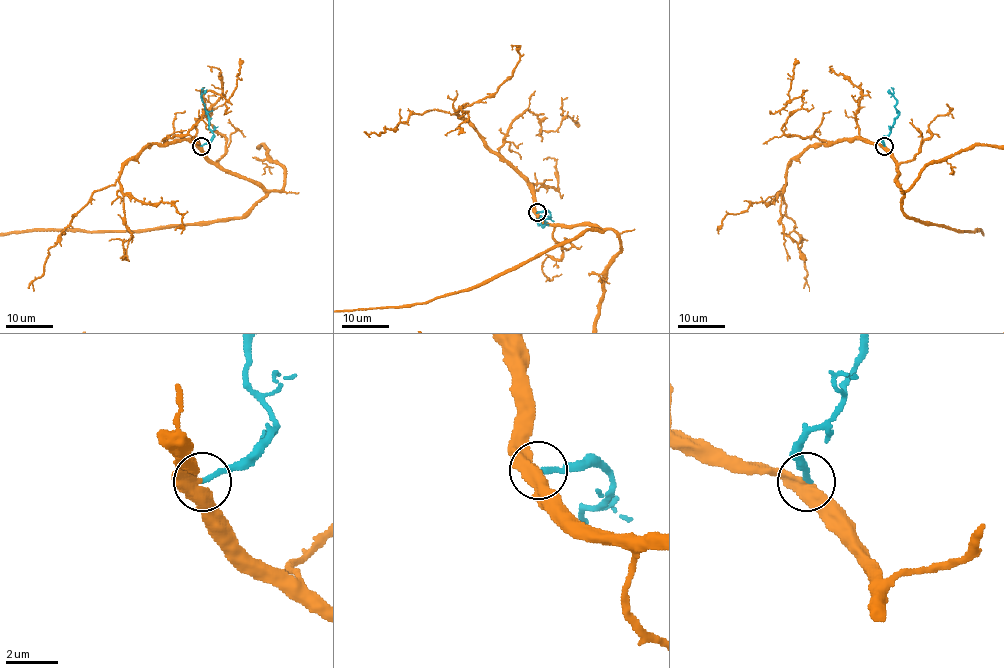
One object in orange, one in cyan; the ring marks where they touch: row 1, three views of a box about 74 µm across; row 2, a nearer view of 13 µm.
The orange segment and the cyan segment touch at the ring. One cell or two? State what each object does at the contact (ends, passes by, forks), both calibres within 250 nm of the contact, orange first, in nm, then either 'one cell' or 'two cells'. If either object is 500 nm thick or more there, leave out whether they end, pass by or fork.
orange passes by | cyan ends | 440/200 nm | one cell

